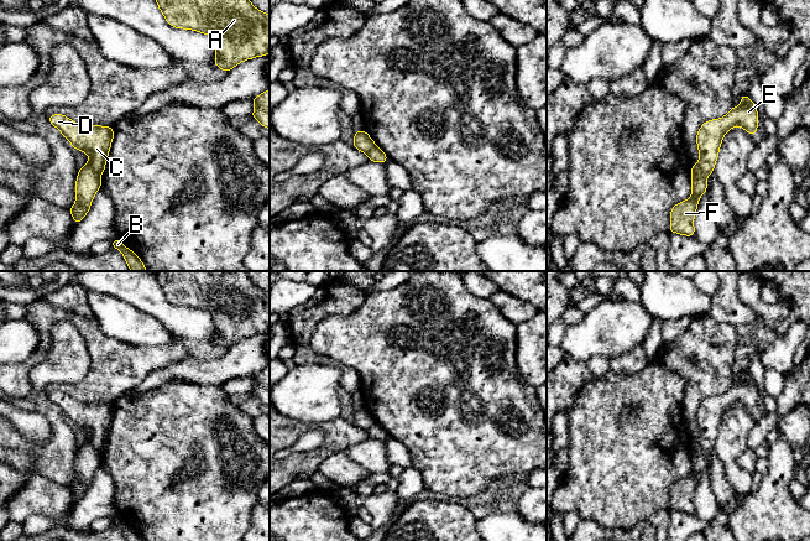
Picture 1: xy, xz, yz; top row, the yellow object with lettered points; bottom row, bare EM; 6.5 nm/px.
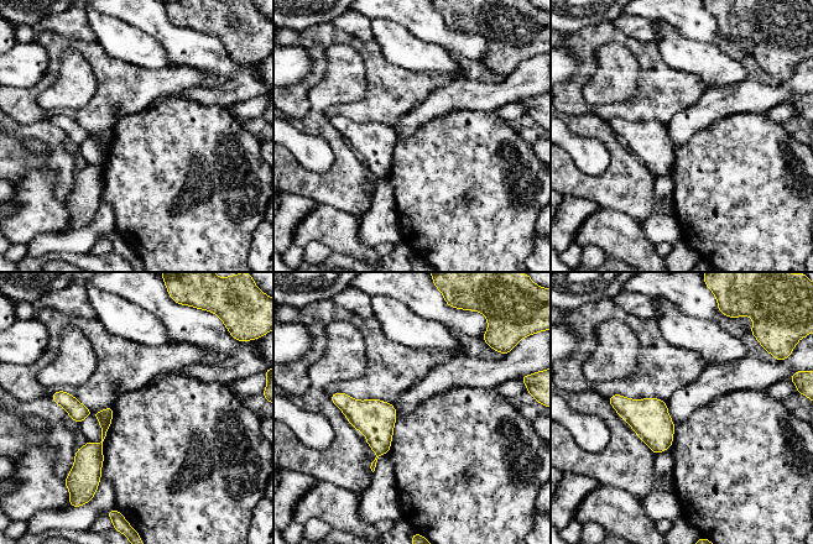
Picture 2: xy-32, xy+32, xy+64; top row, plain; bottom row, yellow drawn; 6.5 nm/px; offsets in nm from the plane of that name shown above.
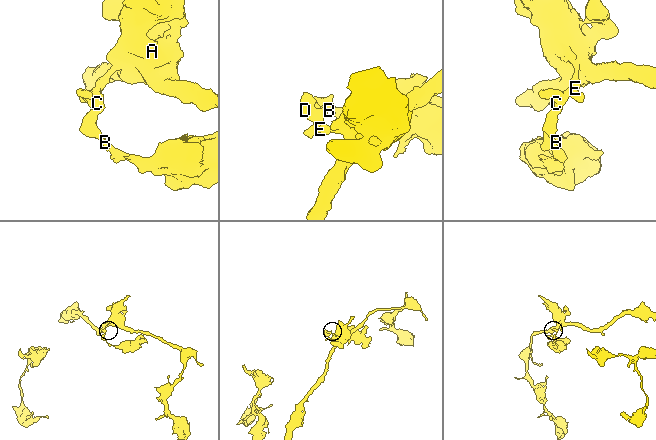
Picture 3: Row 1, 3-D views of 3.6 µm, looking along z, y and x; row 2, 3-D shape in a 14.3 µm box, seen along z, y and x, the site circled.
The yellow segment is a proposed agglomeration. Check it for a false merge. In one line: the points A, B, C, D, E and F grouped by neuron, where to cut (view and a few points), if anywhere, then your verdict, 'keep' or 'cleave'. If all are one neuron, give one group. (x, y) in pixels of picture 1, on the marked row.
A C D E / B F; cut in xy along (88, 162), (99, 175); cleave

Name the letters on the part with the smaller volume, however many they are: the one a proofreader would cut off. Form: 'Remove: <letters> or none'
Remove: B, F

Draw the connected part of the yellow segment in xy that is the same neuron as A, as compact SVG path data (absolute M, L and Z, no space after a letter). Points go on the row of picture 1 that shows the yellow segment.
M156 0L168 25L193 30L213 38L214 63L224 72L242 61L270 53L270 15L257 10L250 0Z

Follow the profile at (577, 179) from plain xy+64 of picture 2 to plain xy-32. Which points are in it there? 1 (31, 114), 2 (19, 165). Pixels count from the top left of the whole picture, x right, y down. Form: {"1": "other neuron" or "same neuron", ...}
{"1": "other neuron", "2": "same neuron"}

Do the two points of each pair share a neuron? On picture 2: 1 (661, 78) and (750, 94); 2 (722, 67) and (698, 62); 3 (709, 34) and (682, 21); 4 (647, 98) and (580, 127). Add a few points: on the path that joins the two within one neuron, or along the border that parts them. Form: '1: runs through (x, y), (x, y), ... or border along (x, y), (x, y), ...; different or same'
1: border along (707, 88), (694, 103), (686, 108); different
2: runs through (715, 67), (704, 62); same
3: runs through (703, 27), (693, 21), (688, 21); same
4: border along (573, 115), (595, 113), (606, 121); different

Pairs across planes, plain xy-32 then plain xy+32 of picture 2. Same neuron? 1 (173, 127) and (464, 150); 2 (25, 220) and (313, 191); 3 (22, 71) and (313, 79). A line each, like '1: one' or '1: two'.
1: one
2: two
3: two

